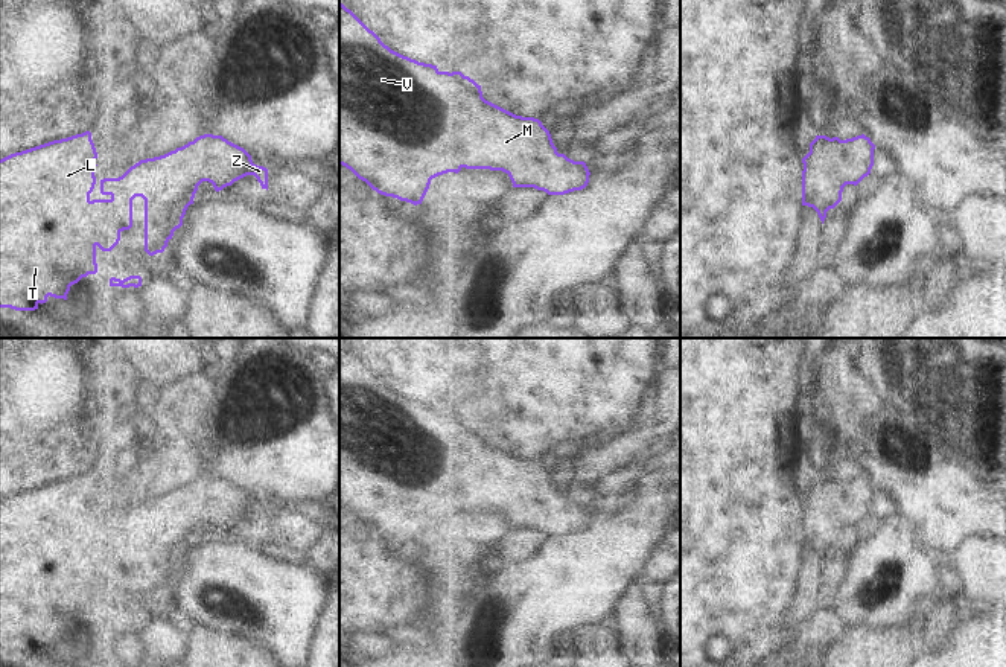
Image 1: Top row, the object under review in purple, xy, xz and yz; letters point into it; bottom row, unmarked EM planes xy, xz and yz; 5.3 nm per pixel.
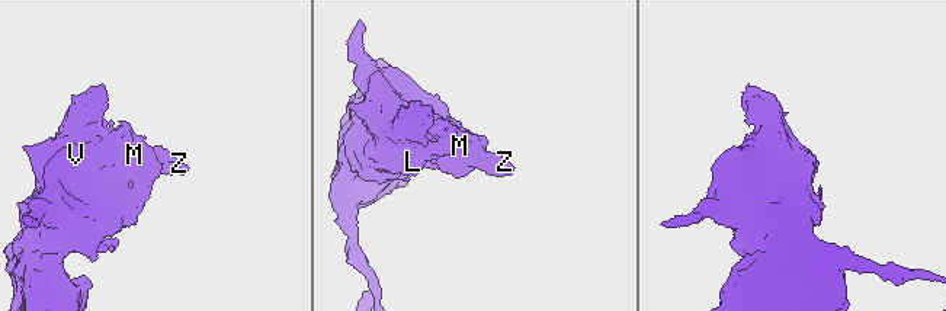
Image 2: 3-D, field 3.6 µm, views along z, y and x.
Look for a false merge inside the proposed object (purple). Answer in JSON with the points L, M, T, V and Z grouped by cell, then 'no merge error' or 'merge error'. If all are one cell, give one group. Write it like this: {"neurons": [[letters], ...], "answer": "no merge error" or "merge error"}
{"neurons": [["L", "M", "T", "V", "Z"]], "answer": "no merge error"}

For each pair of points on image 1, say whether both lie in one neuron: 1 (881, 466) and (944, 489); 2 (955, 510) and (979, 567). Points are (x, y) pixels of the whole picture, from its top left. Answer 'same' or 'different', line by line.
1: same
2: different

